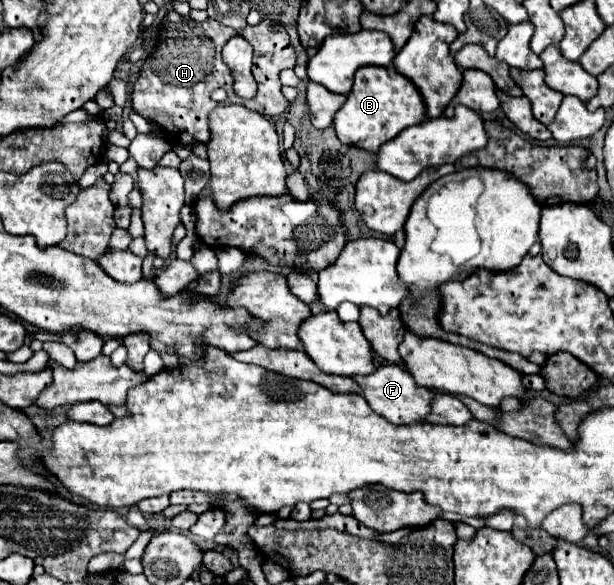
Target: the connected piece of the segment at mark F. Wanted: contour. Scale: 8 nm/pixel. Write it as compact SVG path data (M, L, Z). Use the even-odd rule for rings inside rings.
M384 364L380 368L376 368L372 374L352 376L352 380L362 388L362 396L366 398L370 408L374 412L378 412L380 416L384 416L386 420L390 420L394 424L412 424L412 422L424 422L426 420L430 400L434 394L430 390L418 386L414 382L414 378L404 368L400 368L396 364Z

